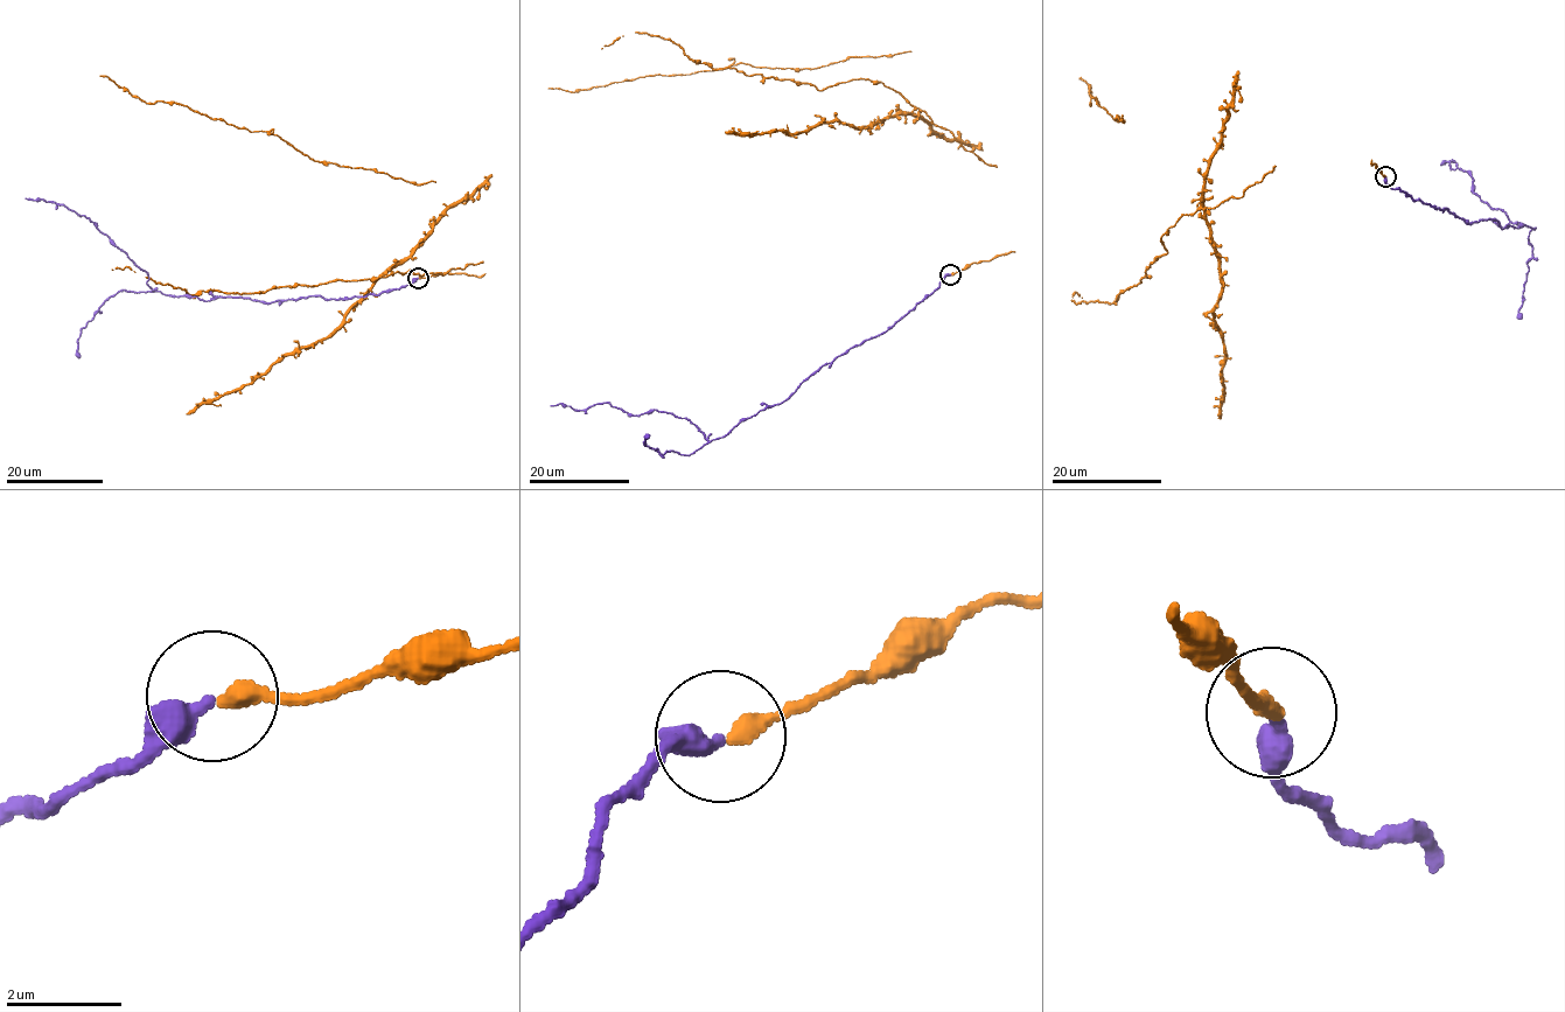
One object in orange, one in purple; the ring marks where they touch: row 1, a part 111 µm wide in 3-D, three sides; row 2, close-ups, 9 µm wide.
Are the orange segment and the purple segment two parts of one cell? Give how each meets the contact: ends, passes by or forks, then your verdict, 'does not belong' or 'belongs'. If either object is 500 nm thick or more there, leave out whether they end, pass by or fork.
orange ends there; purple ends there; belongs

